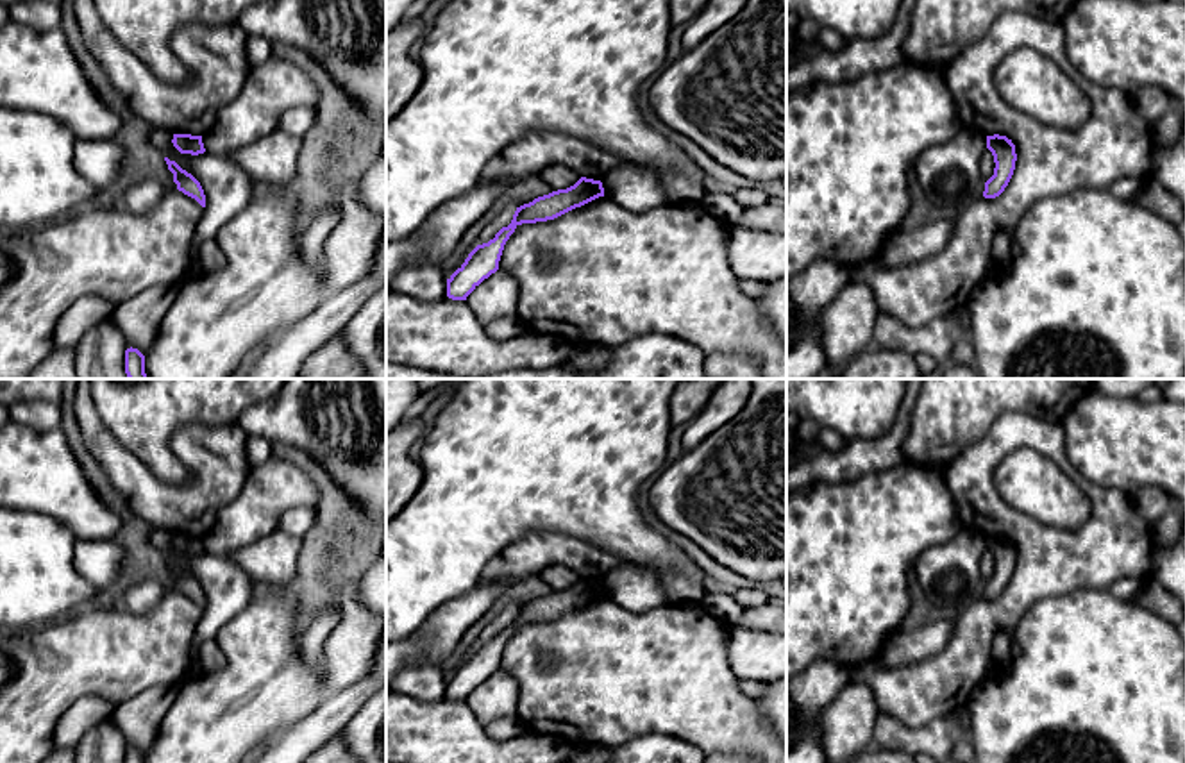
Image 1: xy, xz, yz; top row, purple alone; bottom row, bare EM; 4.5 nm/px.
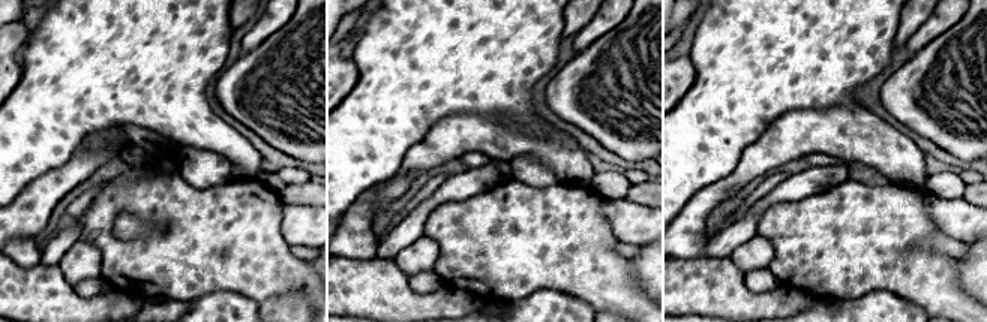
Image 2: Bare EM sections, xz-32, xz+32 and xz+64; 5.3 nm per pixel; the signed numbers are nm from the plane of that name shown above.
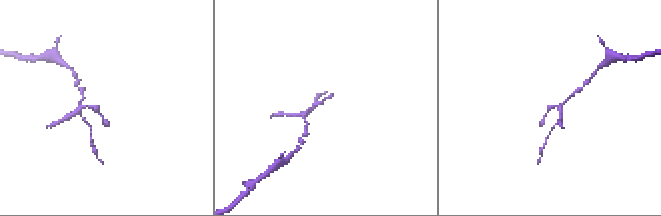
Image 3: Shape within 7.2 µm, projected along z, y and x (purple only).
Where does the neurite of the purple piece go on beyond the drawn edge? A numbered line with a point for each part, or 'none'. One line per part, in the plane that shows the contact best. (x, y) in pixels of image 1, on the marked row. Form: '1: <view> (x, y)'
none

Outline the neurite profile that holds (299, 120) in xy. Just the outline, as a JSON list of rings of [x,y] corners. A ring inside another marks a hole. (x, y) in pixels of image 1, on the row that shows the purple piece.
[[[304,105],[290,107],[288,111],[284,111],[275,125],[277,130],[293,134],[297,138],[304,138],[313,127],[315,109]]]

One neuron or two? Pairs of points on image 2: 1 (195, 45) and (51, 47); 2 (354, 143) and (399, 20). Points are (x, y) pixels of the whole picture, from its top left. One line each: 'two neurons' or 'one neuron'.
1: one neuron
2: one neuron

